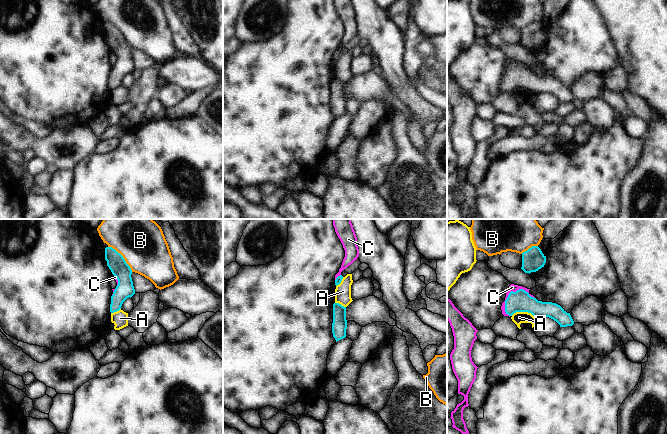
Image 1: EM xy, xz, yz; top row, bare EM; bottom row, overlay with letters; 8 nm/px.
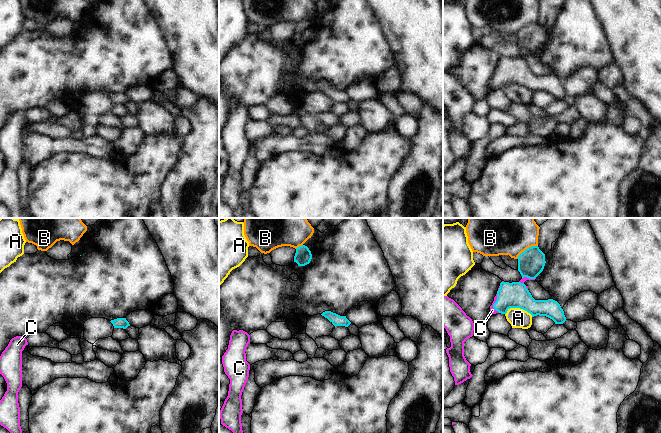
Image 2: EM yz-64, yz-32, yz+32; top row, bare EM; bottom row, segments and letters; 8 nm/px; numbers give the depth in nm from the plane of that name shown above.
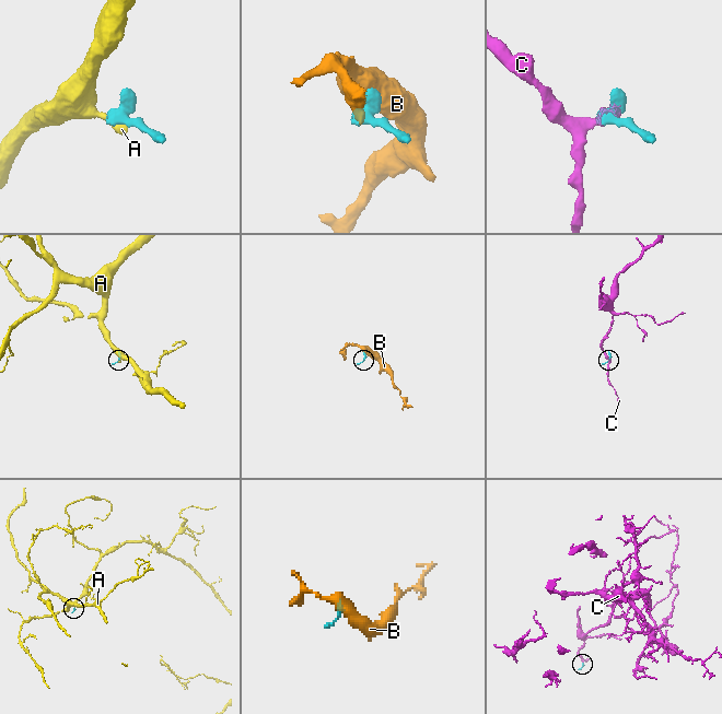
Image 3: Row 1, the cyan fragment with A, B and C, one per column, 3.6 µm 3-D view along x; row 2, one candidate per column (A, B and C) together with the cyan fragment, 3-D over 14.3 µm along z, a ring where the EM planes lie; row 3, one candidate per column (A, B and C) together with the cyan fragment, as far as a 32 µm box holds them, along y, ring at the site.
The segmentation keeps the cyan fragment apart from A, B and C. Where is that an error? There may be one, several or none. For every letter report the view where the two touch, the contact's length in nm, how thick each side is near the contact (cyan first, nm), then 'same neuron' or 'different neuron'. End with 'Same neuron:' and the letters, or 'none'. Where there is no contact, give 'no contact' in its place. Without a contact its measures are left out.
A: yz | 200 nm | 180/100 nm | different neuron
B: xy | 280 nm | 150/360 nm | different neuron
C: yz | 280 nm | 180/60 nm | same neuron
Same neuron: C

